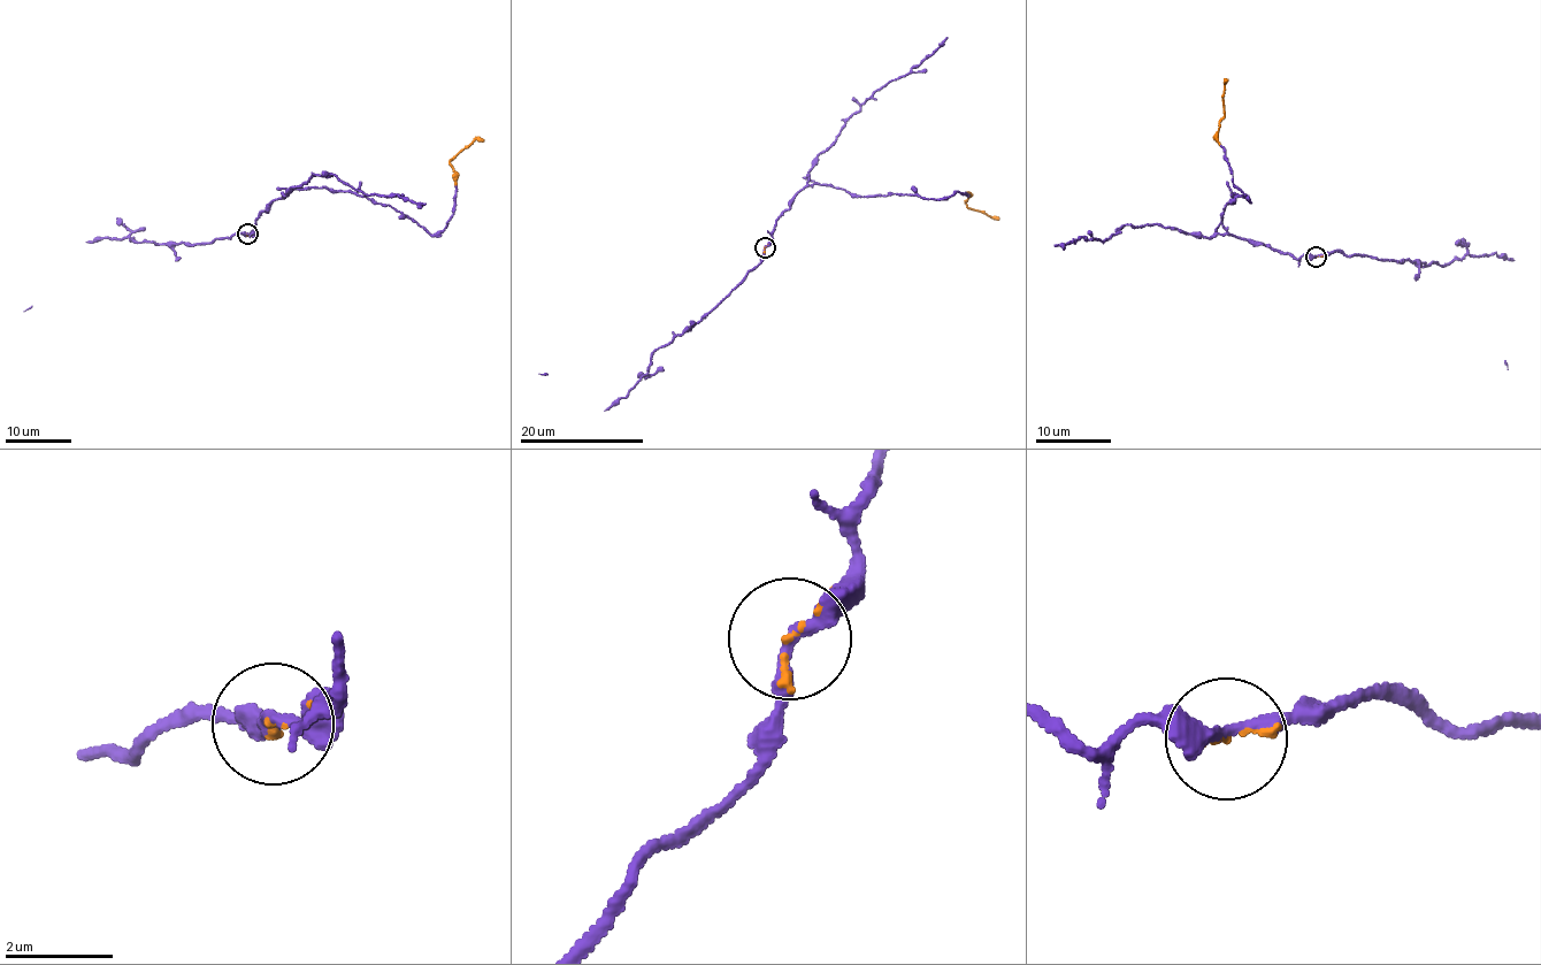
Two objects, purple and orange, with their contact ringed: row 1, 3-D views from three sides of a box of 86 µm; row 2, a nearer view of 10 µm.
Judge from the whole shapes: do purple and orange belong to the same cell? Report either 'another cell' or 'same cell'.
same cell

